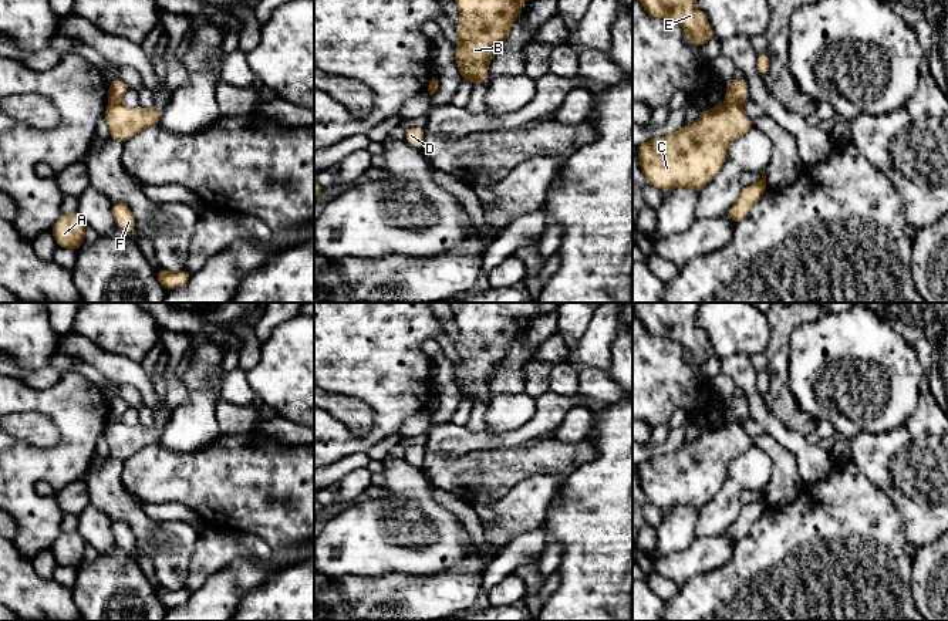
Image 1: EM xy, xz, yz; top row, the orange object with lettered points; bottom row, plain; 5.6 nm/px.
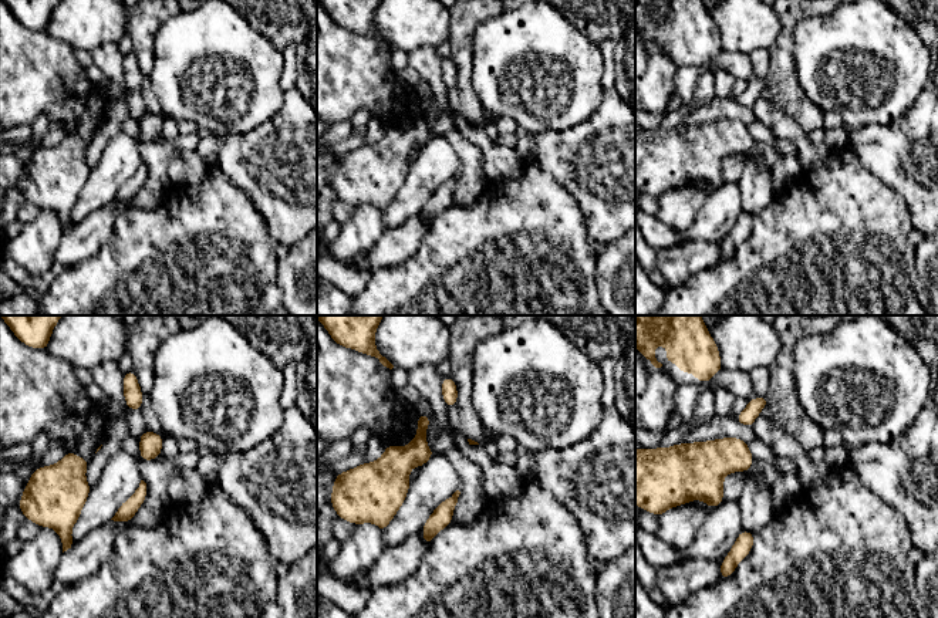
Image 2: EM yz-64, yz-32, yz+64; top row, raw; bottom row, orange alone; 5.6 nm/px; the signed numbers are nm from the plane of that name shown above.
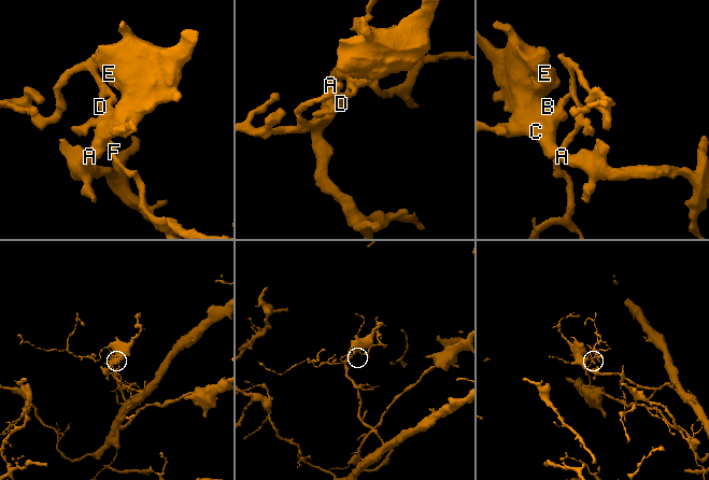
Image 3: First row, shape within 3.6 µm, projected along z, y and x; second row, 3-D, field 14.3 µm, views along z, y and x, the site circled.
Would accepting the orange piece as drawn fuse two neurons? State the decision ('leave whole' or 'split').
split

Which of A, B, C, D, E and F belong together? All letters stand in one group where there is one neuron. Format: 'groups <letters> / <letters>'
groups A B C E / D F

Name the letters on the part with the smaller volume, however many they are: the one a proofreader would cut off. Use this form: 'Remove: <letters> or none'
Remove: D, F

